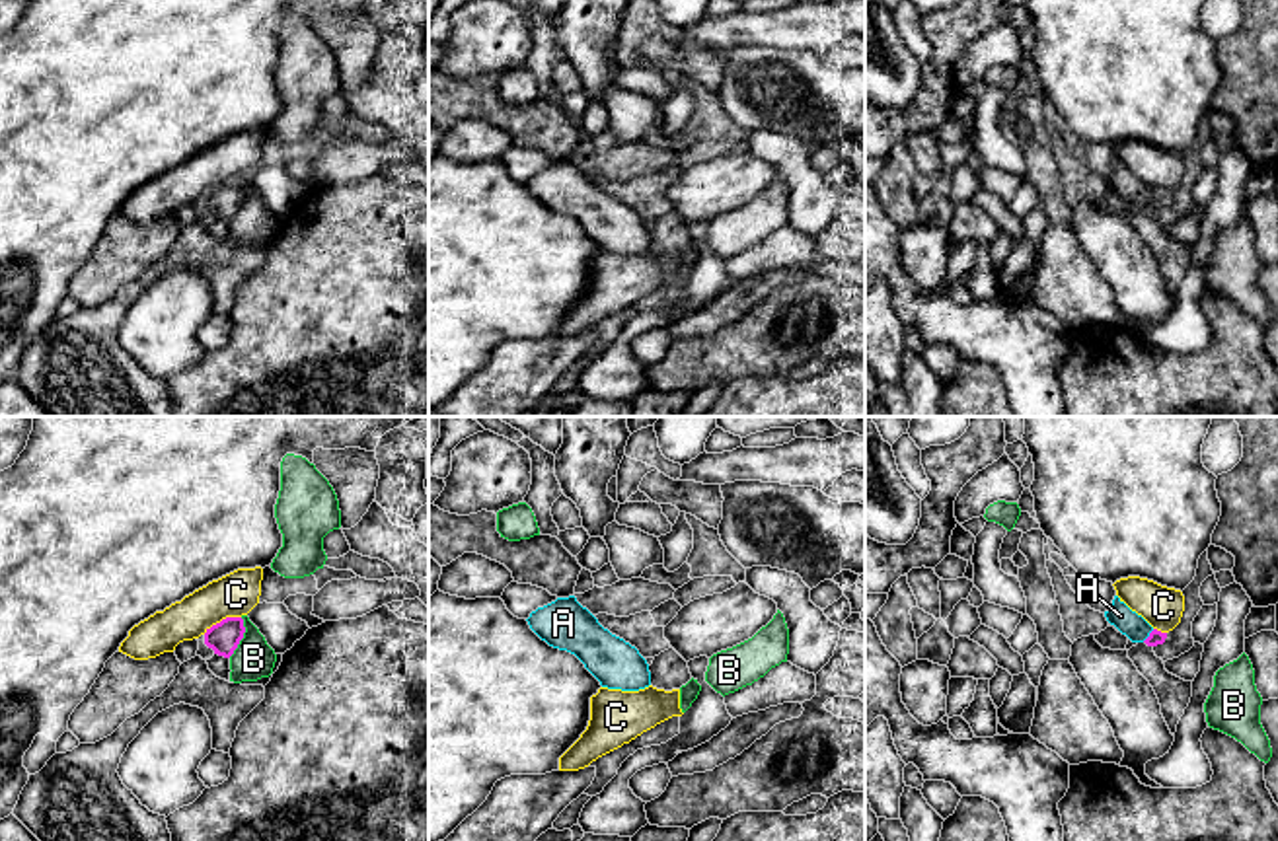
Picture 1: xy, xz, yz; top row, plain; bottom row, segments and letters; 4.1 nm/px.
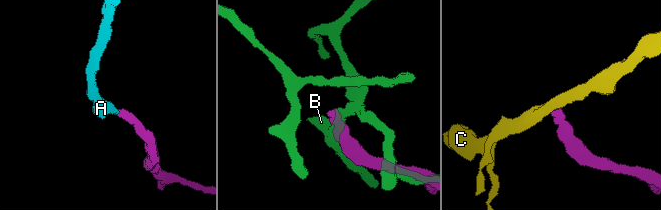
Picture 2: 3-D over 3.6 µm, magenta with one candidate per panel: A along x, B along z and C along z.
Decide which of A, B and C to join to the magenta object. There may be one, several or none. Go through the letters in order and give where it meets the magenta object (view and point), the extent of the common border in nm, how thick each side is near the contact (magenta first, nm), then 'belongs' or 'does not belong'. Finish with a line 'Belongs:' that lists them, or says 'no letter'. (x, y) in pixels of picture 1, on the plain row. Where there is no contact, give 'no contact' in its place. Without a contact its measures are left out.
A: contact yz (1150, 199); length 80 nm; calibres 70 and 100 nm; belongs
B: contact xy (242, 201); length 180 nm; calibres 130 and 170 nm; does not belong
C: contact xy (223, 183); length 180 nm; calibres 130 and 180 nm; does not belong
Belongs: A

